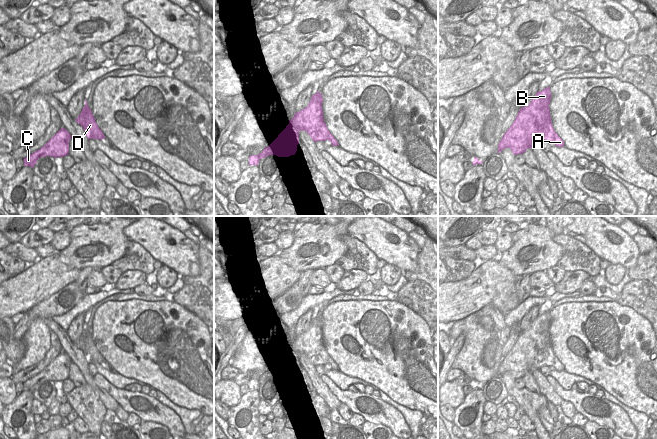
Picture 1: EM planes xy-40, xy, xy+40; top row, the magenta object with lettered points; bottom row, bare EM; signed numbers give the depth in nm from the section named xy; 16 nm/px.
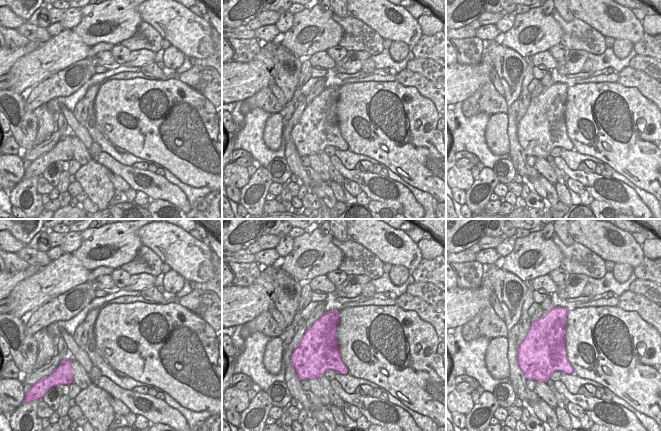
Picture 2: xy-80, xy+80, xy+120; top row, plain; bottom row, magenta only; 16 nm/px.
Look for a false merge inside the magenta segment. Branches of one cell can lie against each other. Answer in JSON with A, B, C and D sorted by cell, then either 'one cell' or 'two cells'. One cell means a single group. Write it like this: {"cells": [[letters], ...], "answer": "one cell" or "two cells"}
{"cells": [["A", "B", "C", "D"]], "answer": "one cell"}

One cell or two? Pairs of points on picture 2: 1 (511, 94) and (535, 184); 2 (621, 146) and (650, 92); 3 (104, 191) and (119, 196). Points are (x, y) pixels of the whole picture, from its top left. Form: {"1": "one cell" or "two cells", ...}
{"1": "two cells", "2": "two cells", "3": "two cells"}

